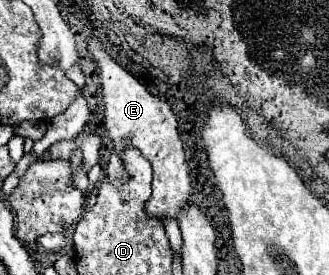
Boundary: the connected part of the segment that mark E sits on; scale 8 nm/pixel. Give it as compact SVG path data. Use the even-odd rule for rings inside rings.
M92 37L88 39L88 51L94 57L100 69L100 83L102 83L102 97L106 105L106 119L104 125L118 145L128 133L132 135L130 145L138 147L142 155L152 163L154 181L152 181L152 197L146 203L146 213L152 217L174 217L178 211L190 201L190 175L188 163L184 159L184 147L178 135L176 117L170 105L156 95L152 95L138 79L134 79L124 67L114 63L108 53L104 53L102 45Z

